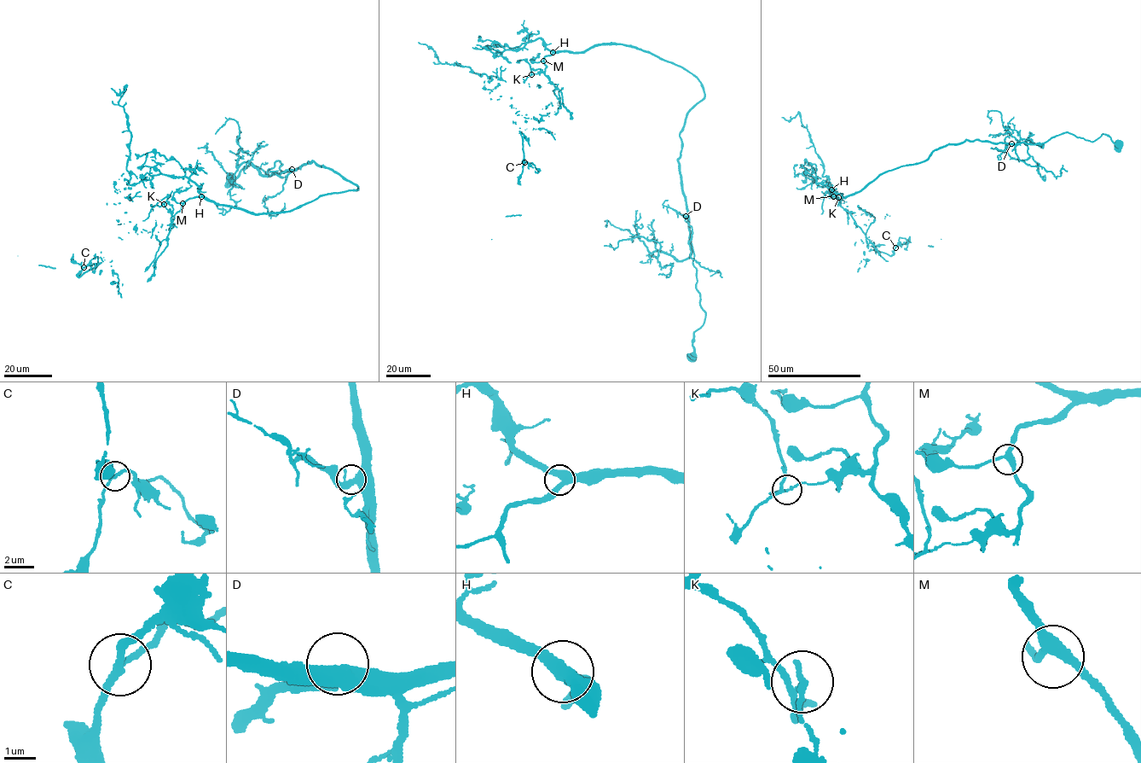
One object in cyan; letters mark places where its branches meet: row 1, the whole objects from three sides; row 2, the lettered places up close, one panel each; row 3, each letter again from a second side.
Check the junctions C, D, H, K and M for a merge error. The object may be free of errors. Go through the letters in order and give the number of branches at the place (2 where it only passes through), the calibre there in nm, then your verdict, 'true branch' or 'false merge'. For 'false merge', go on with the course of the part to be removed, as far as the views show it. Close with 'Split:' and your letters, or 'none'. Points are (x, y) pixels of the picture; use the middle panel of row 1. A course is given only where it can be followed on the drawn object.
C: 3 | 200 nm | true branch
D: 3 | 360 nm | true branch
H: 3 | 400 nm | true branch
K: 3 | 120 nm | false merge | (531, 74), (518, 61), (491, 90), (535, 118), (524, 136), (518, 214), (491, 239)
M: 3 | 320 nm | true branch
Split: K

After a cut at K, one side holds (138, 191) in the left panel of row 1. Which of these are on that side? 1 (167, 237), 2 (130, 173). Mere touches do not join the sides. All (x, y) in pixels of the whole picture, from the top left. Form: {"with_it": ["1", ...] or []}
{"with_it": ["2"]}

